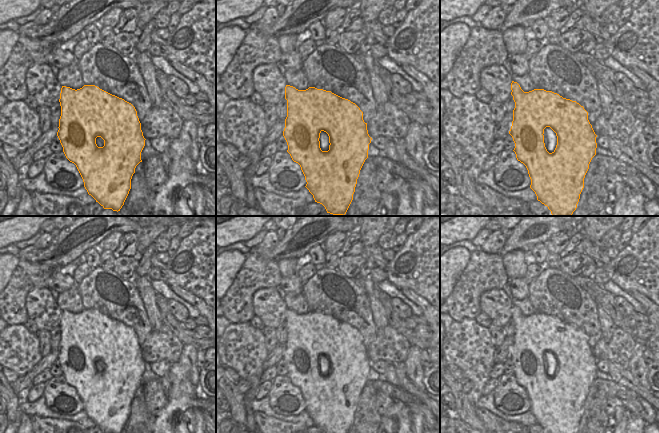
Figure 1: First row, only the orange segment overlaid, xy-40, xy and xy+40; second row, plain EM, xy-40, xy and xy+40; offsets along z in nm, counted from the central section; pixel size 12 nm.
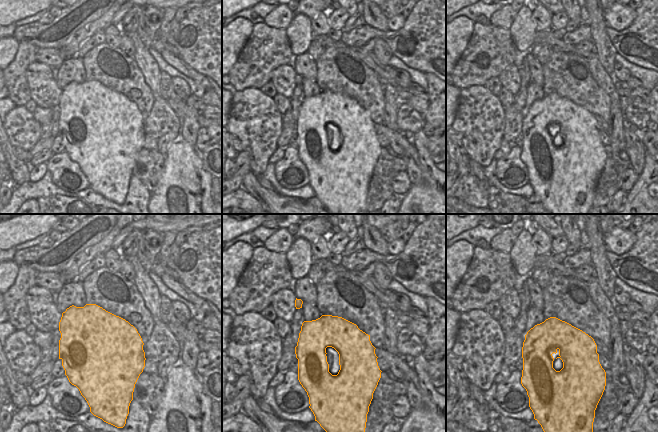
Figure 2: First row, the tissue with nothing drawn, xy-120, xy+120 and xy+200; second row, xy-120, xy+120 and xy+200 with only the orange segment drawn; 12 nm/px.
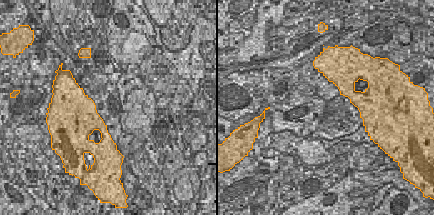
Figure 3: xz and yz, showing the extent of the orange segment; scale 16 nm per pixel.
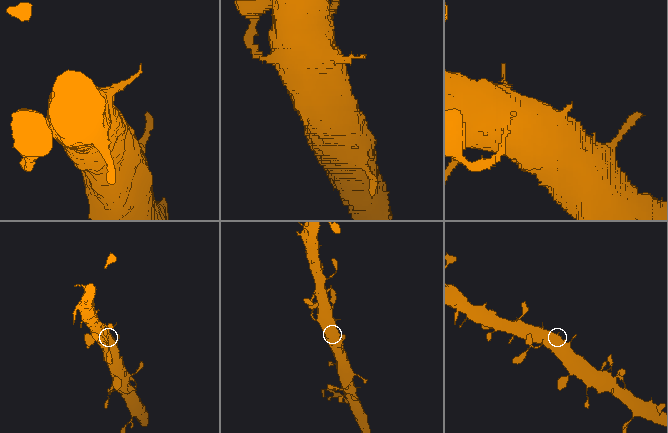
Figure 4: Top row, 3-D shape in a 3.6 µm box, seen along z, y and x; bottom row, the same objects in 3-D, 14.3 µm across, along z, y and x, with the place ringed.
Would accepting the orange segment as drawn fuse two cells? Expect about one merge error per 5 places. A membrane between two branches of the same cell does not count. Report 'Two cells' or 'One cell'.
One cell.

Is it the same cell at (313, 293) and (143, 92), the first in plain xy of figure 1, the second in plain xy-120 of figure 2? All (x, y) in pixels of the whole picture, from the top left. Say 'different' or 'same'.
same

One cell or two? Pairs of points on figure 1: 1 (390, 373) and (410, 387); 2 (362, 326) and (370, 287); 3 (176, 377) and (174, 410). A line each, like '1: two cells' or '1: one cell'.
1: one cell
2: two cells
3: one cell

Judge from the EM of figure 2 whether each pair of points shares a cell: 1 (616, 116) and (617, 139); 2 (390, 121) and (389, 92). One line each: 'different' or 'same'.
1: same
2: same

